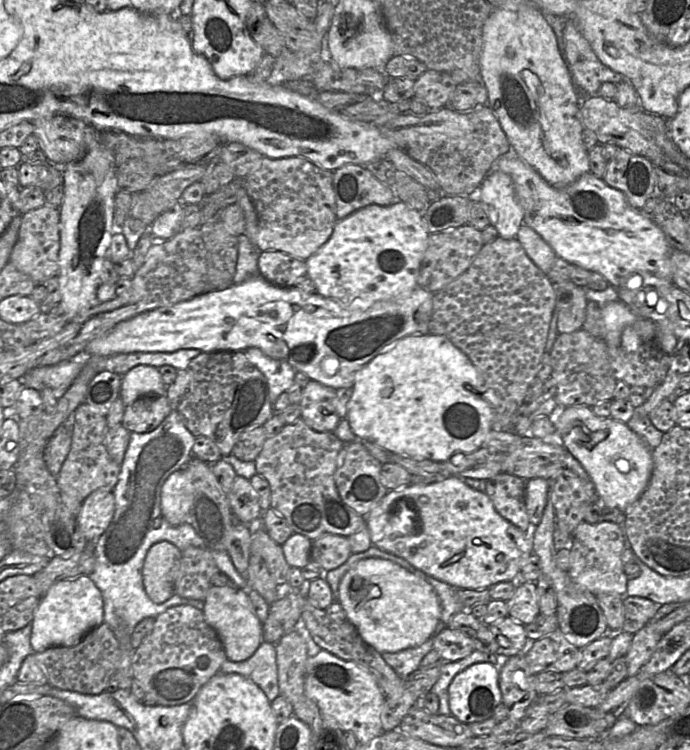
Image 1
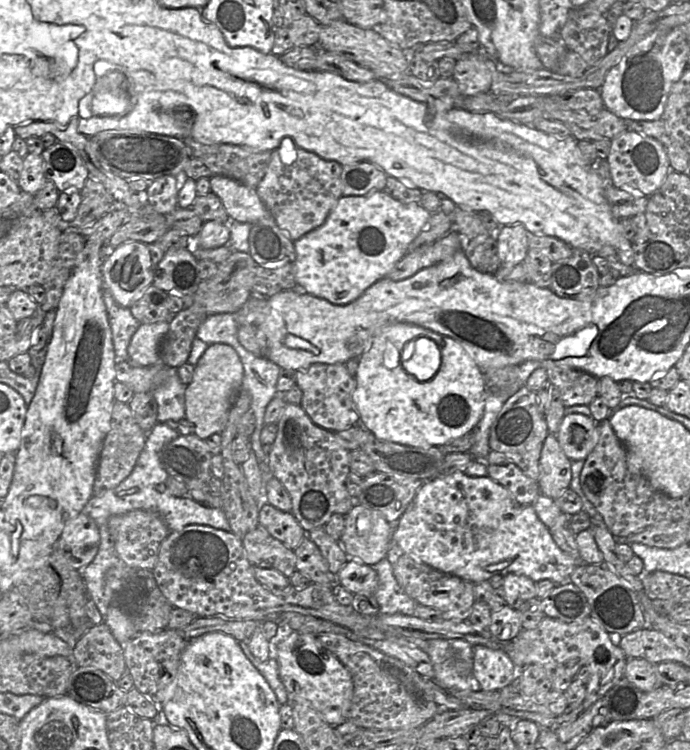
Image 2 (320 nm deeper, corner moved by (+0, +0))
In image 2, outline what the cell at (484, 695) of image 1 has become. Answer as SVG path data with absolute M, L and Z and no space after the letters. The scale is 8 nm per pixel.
M473 646L472 677L481 691L500 691L517 679L518 668L501 649Z

